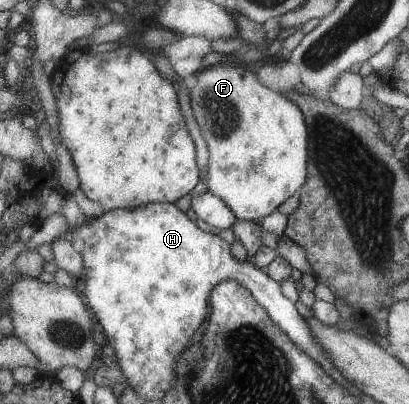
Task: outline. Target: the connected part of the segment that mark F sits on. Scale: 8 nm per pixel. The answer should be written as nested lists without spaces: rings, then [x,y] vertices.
[[[222,63],[213,65],[209,70],[200,70],[199,75],[192,79],[190,92],[190,105],[194,111],[194,117],[199,124],[200,131],[207,143],[209,150],[208,160],[208,190],[216,197],[221,198],[227,206],[233,211],[236,219],[240,221],[258,221],[264,216],[273,213],[280,204],[283,204],[289,196],[293,196],[295,192],[301,190],[303,184],[309,176],[309,167],[307,166],[307,145],[308,145],[308,130],[309,126],[306,124],[305,114],[302,109],[295,104],[290,97],[284,94],[273,91],[271,88],[259,83],[255,73],[251,70],[245,70],[245,66],[239,64]]]

